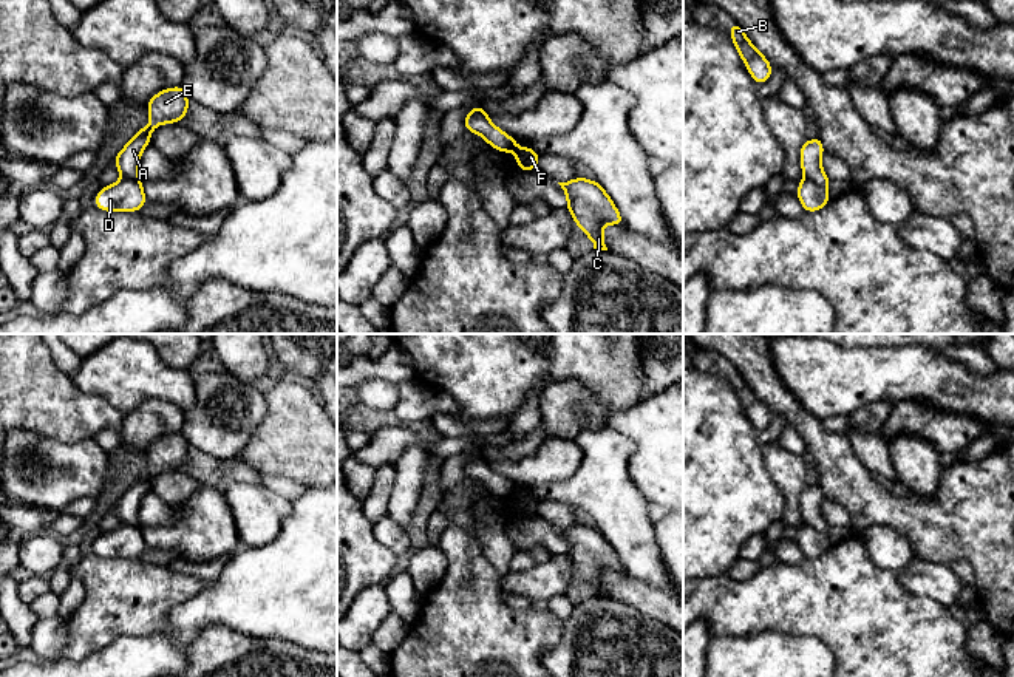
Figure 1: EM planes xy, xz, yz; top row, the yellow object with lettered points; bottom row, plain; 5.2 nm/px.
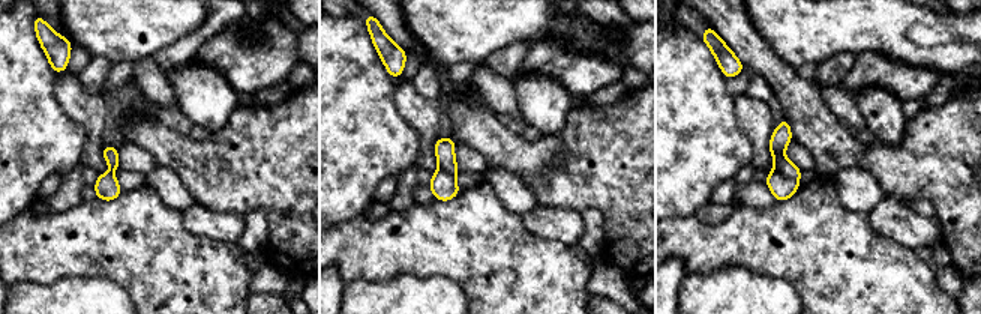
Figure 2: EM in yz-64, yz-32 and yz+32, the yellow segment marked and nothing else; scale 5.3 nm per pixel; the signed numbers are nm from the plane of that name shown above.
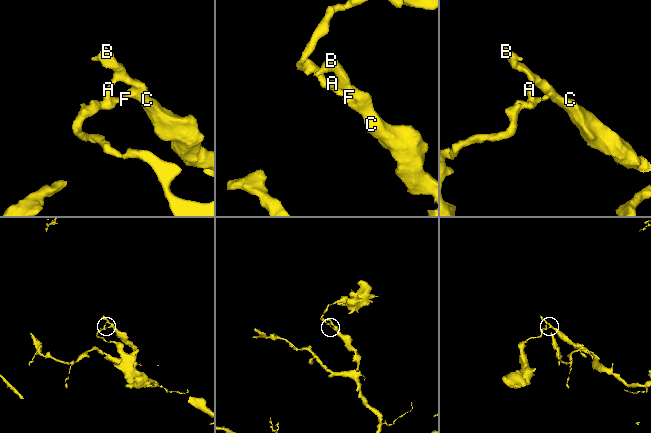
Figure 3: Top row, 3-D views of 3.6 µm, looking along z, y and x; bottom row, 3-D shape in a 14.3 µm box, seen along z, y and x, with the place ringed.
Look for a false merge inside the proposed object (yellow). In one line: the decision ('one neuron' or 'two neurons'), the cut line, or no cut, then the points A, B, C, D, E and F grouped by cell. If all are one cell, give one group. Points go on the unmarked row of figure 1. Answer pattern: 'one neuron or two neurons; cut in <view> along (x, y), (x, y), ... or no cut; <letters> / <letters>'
two neurons; cut in yz along (804, 523), (826, 535); A B C E F / D

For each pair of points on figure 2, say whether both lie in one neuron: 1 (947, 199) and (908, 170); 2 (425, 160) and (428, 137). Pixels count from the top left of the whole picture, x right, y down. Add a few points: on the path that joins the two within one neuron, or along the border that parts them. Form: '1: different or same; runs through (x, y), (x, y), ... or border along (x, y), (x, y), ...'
1: same; runs through (938, 190), (917, 170)
2: same; runs through (426, 153), (428, 143)

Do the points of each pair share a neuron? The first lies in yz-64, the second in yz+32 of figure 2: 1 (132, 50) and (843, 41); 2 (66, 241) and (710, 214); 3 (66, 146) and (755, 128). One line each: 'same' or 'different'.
1: same
2: different
3: different

